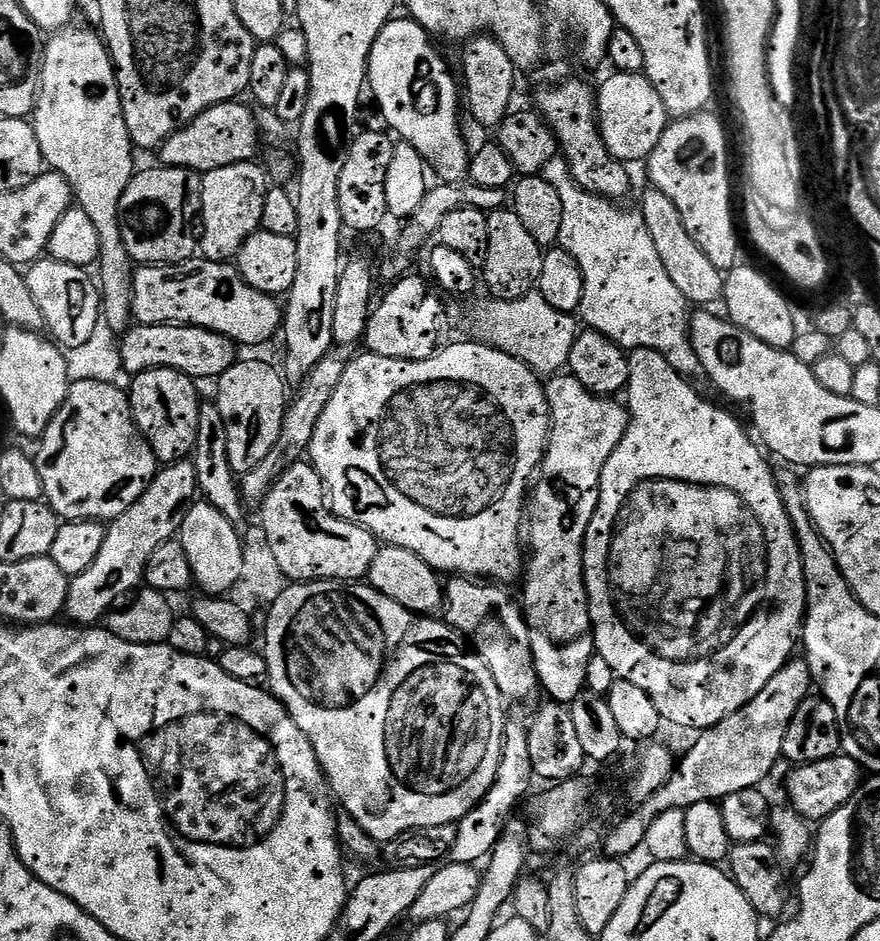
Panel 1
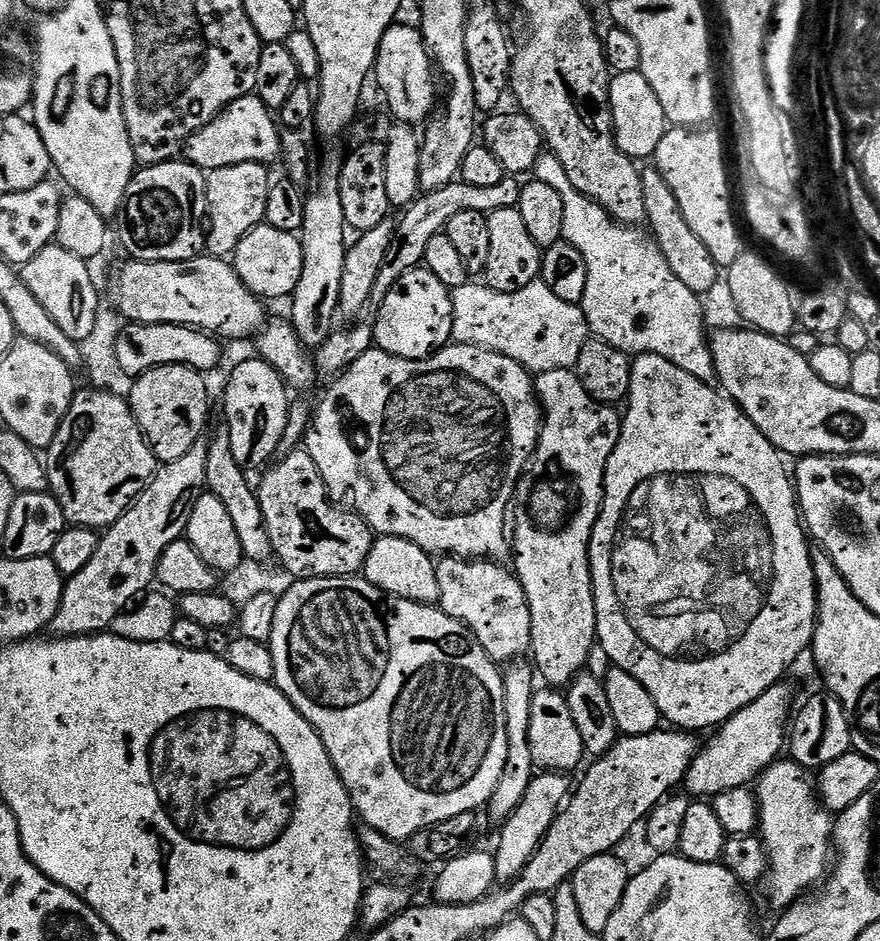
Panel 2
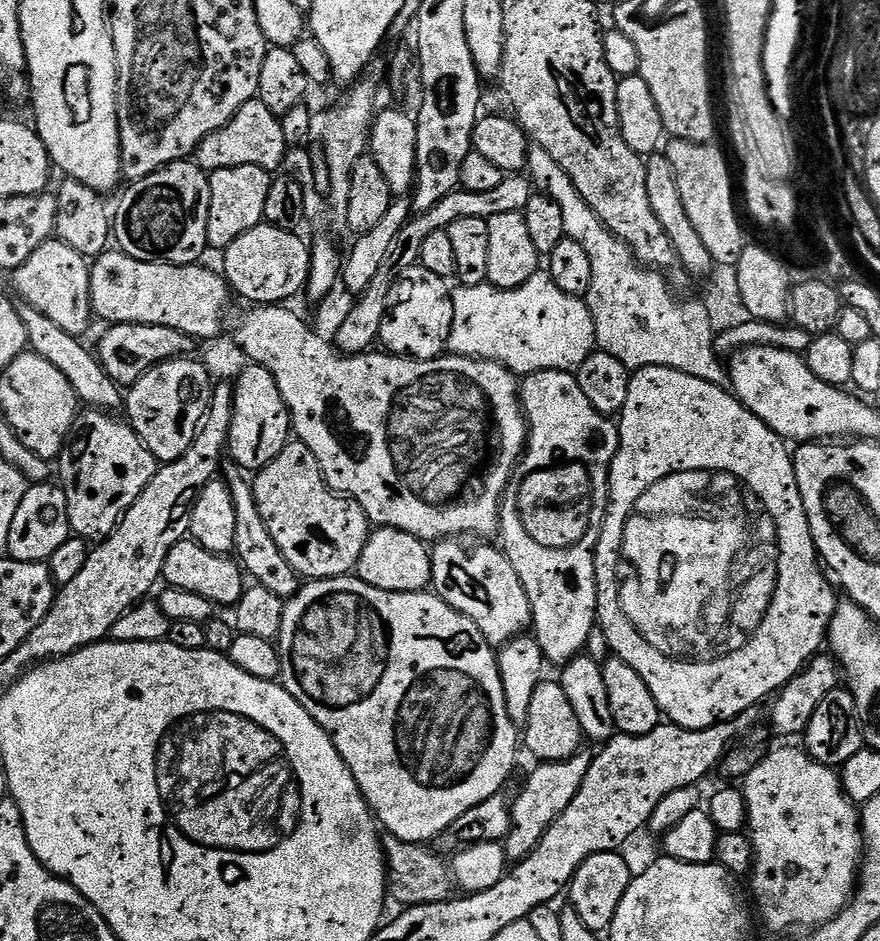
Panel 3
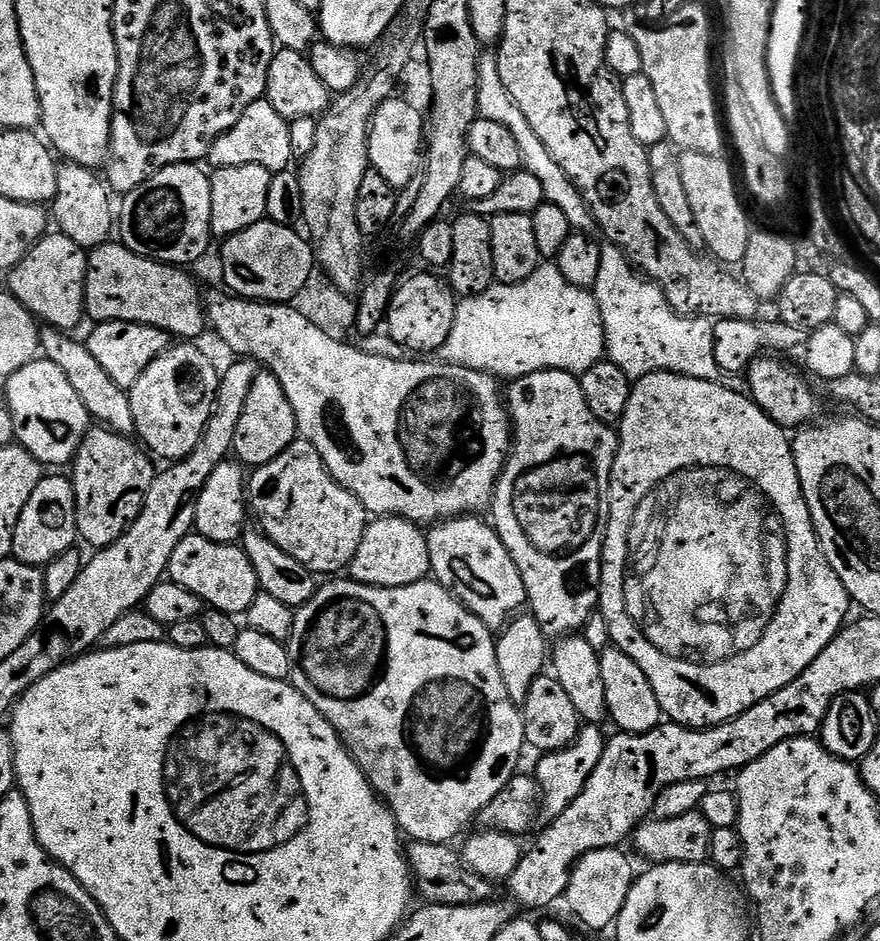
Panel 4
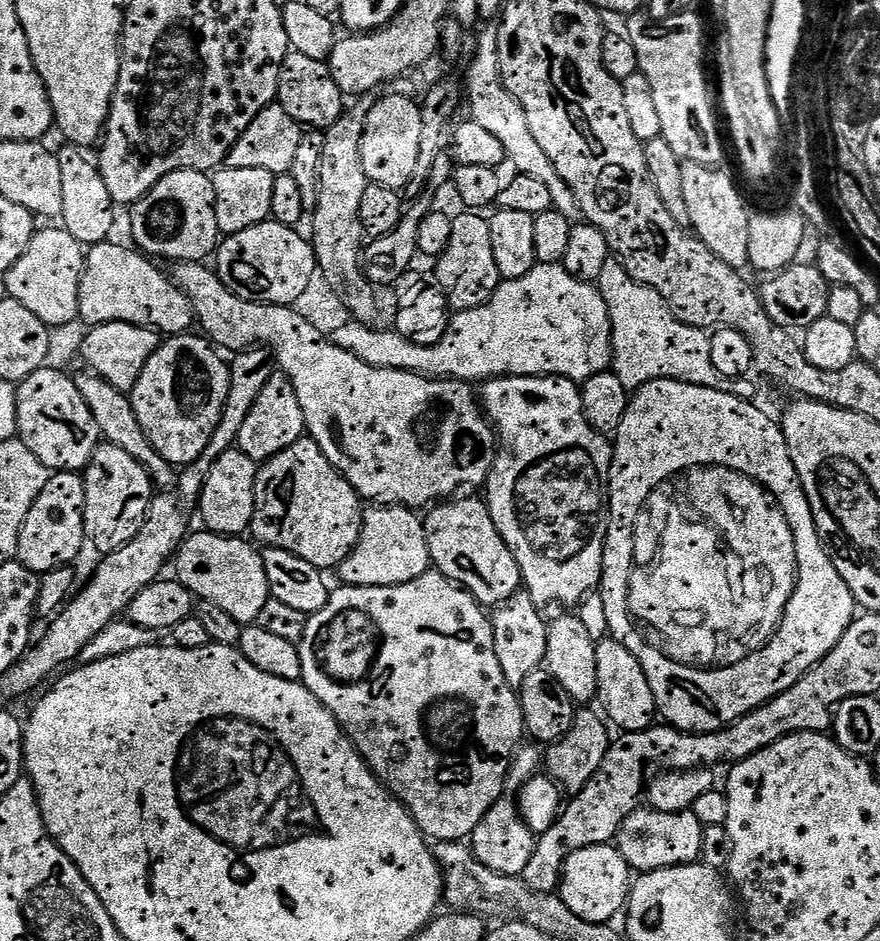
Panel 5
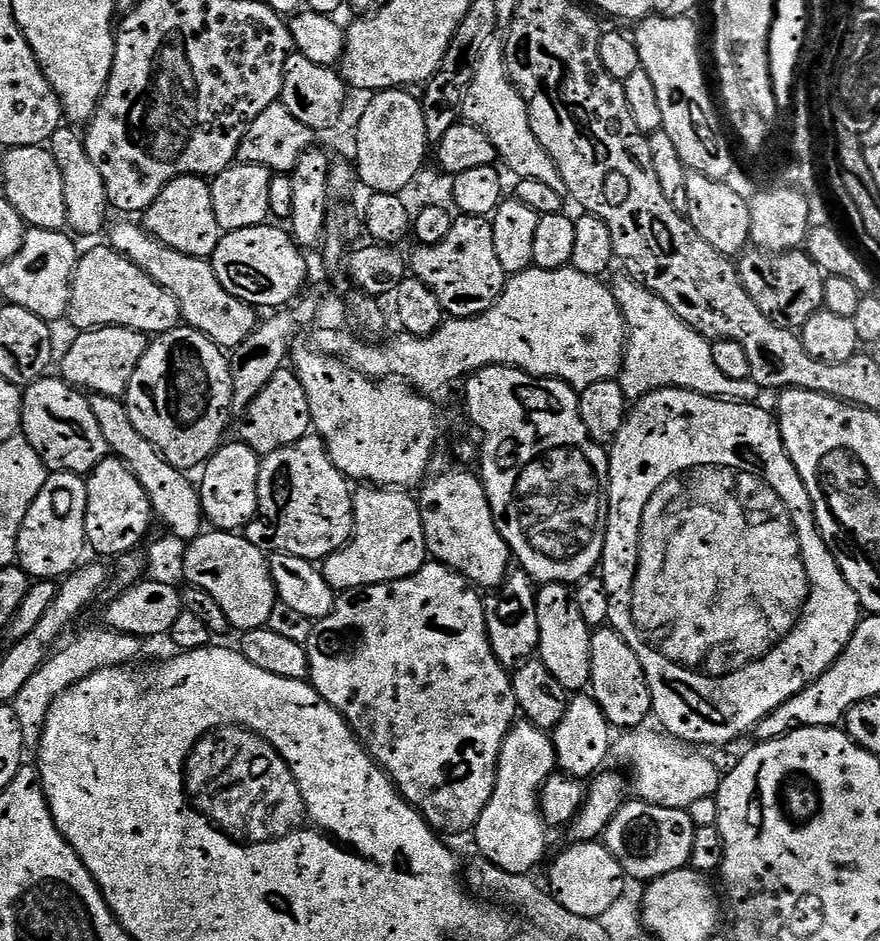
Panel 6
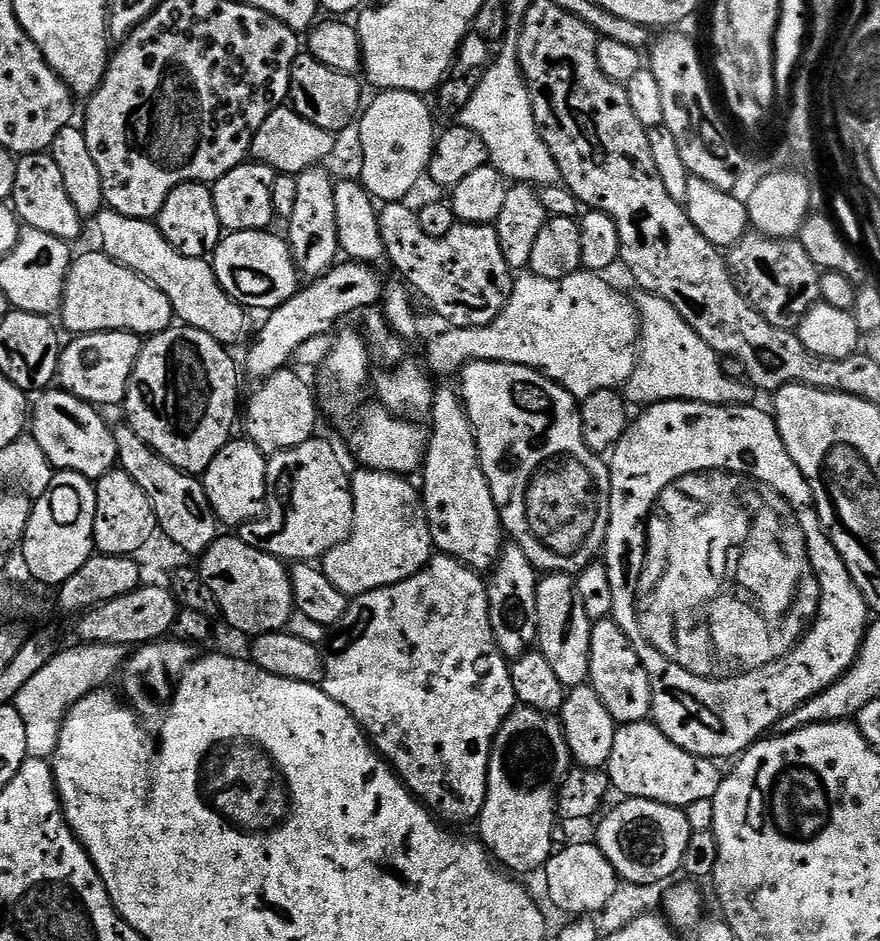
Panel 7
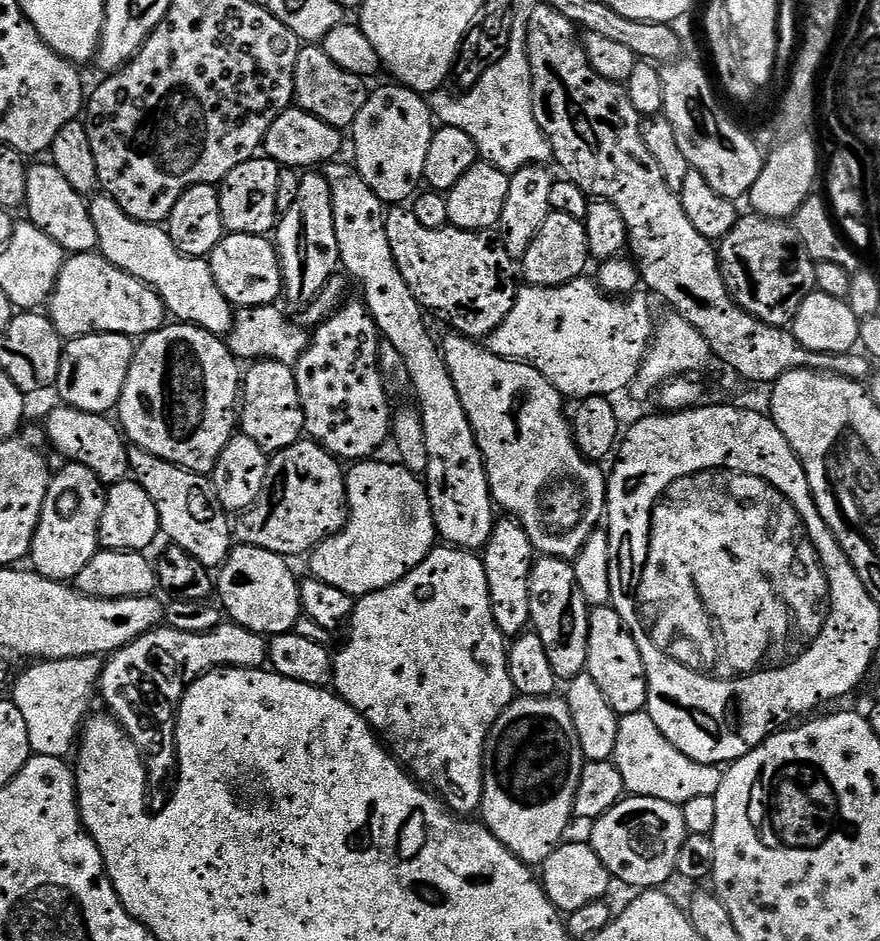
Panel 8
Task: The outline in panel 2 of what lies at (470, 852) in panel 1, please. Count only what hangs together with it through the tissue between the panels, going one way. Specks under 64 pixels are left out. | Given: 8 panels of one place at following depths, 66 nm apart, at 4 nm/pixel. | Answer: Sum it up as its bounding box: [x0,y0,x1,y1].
[490,662,538,821]

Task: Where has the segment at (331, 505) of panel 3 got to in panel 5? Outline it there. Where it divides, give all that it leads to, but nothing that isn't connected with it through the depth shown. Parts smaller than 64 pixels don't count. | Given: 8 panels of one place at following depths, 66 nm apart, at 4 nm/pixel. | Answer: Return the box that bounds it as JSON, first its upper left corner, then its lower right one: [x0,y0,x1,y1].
[251,438,364,570]

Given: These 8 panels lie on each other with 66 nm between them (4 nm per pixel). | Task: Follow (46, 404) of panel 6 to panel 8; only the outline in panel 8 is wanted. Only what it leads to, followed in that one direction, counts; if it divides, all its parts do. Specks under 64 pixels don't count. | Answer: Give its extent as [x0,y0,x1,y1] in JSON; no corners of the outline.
[46,406,130,486]

